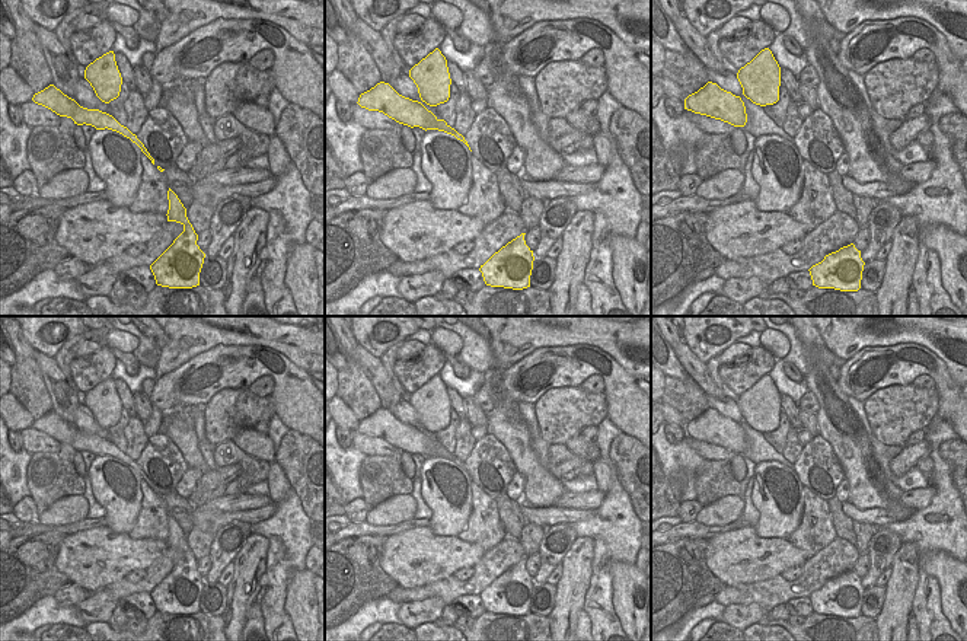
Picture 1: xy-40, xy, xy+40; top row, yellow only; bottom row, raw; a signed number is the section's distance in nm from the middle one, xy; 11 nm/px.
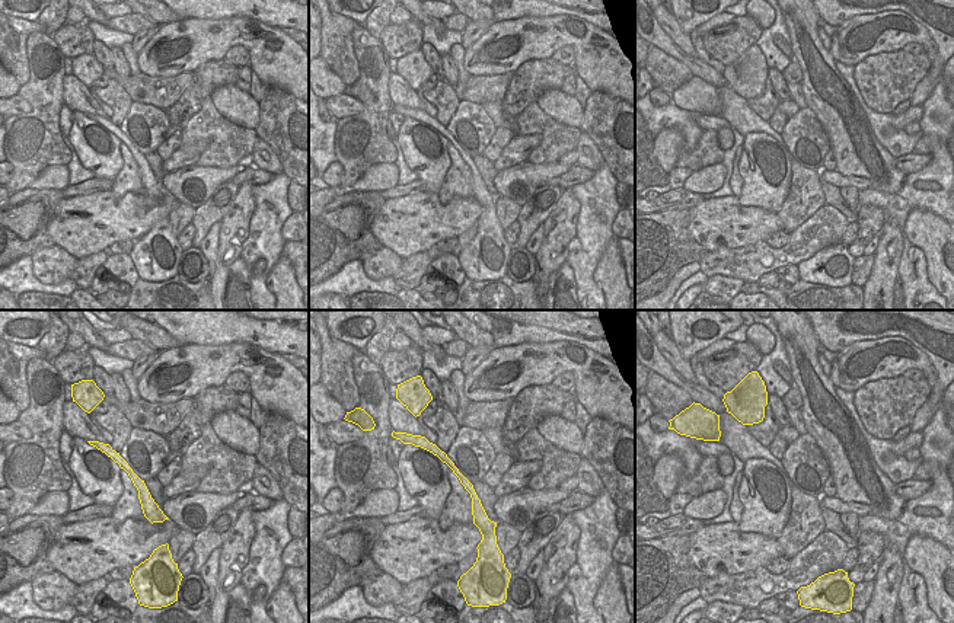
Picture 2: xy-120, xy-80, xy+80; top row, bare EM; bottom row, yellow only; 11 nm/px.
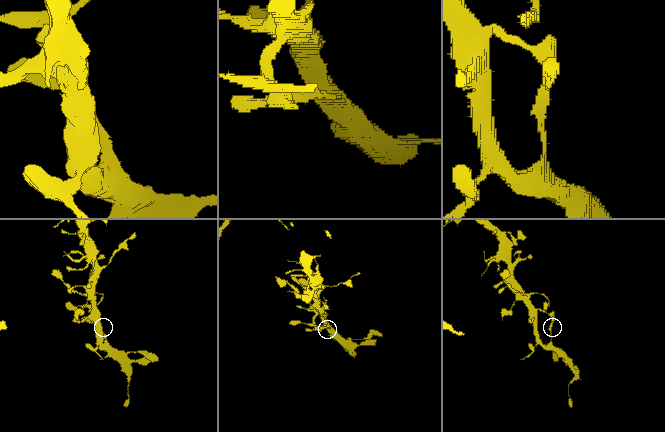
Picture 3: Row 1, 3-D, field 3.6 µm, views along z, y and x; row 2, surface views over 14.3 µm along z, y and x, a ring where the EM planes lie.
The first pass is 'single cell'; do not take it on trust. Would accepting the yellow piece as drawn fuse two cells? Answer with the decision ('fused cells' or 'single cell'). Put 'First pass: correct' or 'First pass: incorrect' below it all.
single cell
First pass: correct

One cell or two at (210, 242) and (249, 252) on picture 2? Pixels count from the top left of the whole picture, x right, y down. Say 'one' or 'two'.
two

